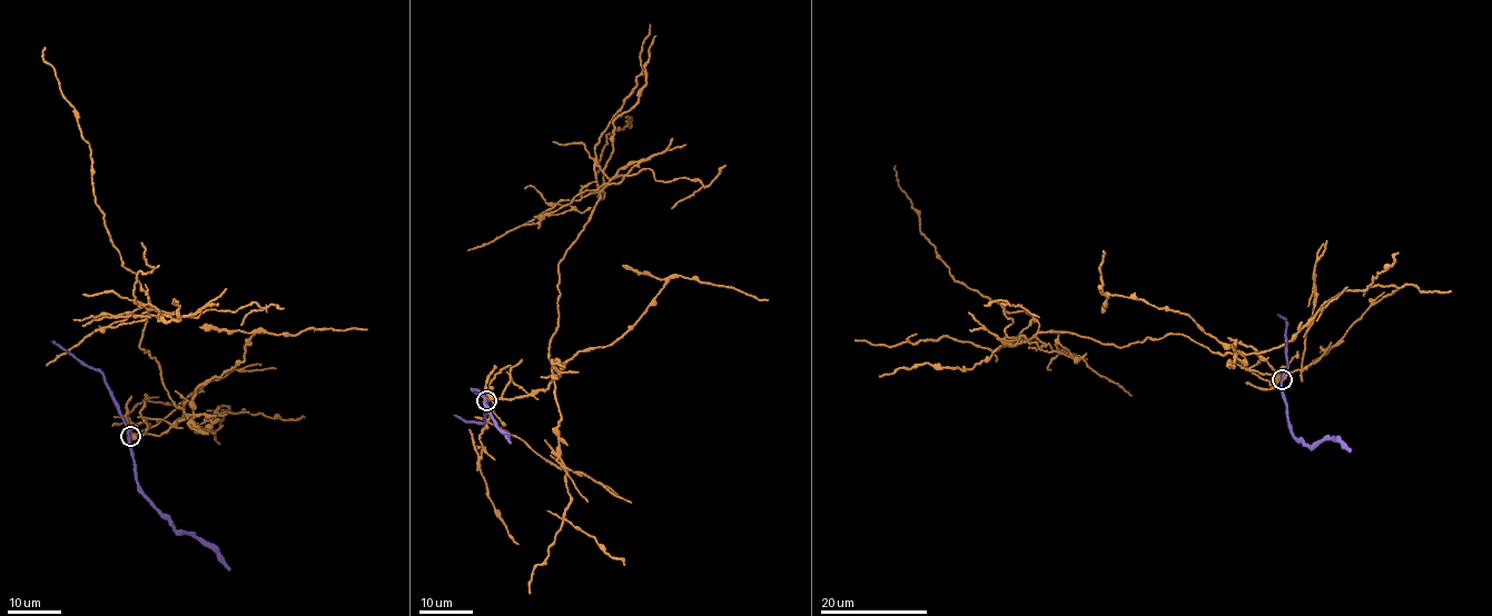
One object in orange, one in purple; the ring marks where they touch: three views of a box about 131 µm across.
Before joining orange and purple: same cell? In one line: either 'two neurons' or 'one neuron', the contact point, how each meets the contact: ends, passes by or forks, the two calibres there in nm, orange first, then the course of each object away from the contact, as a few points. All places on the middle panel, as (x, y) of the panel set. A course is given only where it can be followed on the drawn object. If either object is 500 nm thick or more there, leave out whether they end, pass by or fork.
two neurons; place (486, 400); orange forks; purple passes by; calibres 320 and 360 nm; course orange (485, 400), (542, 390), (560, 375), (547, 351), (559, 261), (601, 199), (606, 136), (631, 121); course purple (485, 400), (472, 389), (486, 401), (487, 413), (510, 444)

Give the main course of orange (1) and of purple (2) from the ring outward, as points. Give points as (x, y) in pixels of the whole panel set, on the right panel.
1: (1282, 379), (1236, 340), (1236, 354), (1216, 354), (1179, 334), (1117, 347), (1038, 331), (955, 280), (896, 166)
2: (1282, 379), (1281, 391), (1290, 433), (1306, 444), (1332, 437), (1352, 449)

